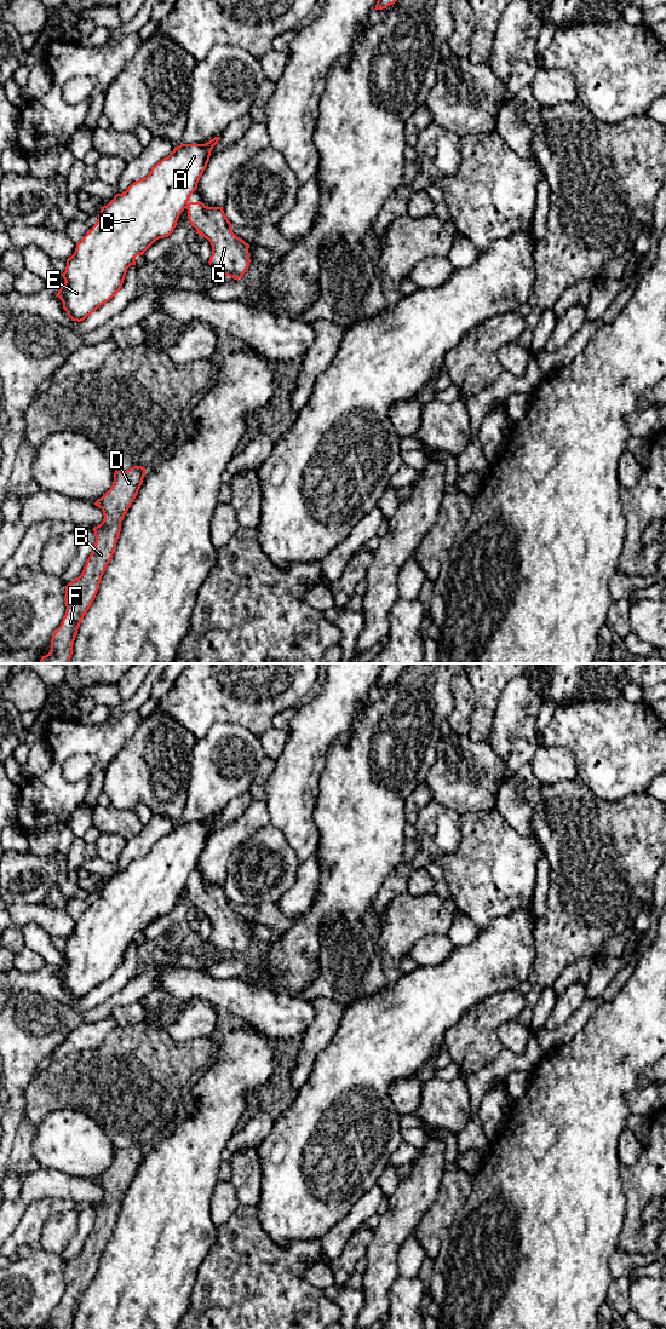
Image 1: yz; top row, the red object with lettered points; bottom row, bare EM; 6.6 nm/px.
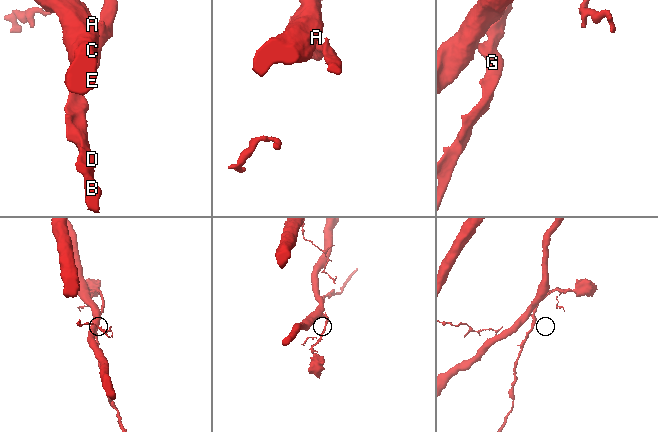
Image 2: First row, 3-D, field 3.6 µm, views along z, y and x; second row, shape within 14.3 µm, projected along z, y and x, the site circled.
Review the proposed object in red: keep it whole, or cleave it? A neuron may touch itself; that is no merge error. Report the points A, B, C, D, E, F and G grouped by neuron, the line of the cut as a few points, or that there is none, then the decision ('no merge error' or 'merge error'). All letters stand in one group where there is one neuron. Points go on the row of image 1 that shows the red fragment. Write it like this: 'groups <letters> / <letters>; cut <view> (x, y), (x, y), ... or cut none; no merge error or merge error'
groups A C E / B D F G; cut yz (188, 203), (185, 207); merge error

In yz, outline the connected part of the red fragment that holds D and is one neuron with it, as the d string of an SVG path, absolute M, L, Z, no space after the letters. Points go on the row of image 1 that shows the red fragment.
M142 466L115 471L113 485L94 502L104 514L103 522L92 529L96 536L94 548L81 575L65 586L67 611L52 635L50 652L41 657L40 663L70 663L77 629L96 598L116 547L121 520L137 496L145 472Z

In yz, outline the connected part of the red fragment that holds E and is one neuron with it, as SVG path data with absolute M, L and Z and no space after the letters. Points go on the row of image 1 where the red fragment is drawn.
M214 137L205 144L180 144L159 161L145 178L132 183L125 192L116 194L102 207L96 224L76 243L62 274L65 282L58 288L57 297L73 321L84 321L115 297L121 289L127 269L136 265L136 257L143 255L156 240L173 232L219 139L220 137Z

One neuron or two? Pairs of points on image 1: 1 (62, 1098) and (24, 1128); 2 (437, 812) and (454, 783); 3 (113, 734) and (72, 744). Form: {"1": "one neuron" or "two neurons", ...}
{"1": "two neurons", "2": "two neurons", "3": "one neuron"}

